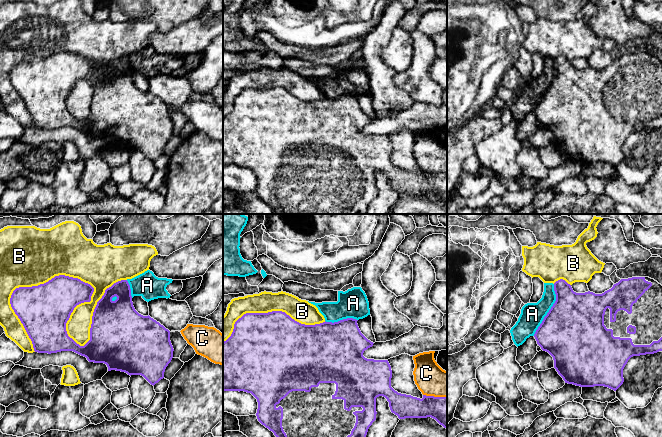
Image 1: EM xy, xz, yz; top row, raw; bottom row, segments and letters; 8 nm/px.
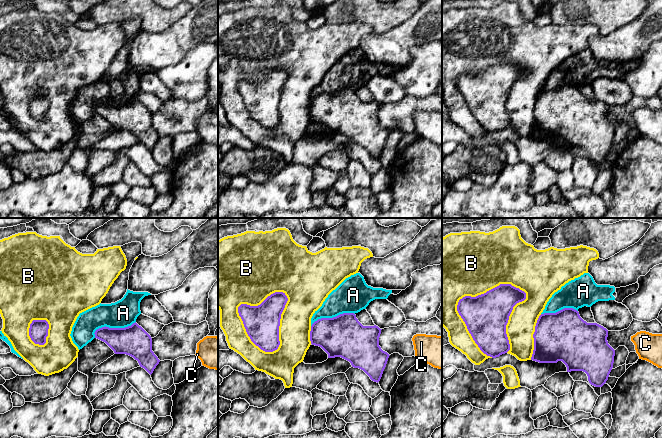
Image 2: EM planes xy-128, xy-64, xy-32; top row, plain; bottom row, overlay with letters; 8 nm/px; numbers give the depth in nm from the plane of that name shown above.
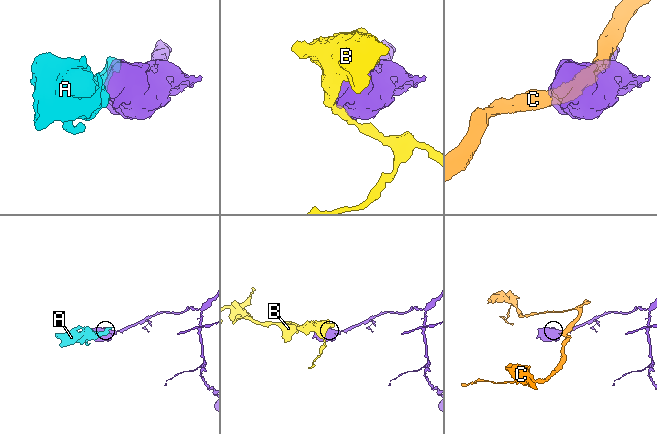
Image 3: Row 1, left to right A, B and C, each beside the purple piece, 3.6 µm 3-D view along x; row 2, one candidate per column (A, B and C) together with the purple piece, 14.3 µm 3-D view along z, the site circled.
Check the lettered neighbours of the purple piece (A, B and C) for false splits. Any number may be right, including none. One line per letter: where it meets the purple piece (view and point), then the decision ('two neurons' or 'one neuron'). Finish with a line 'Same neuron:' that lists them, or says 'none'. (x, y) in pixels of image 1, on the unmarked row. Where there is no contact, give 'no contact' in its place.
A: yz (549, 86) | two neurons
B: xy (75, 82) | two neurons
C: xz (435, 173) | two neurons
Same neuron: none

